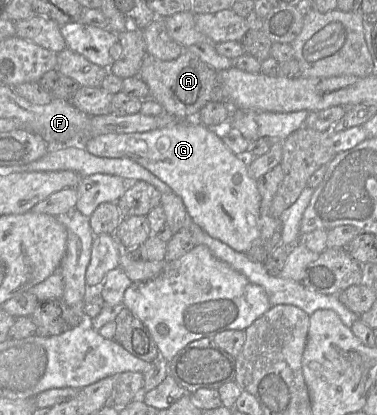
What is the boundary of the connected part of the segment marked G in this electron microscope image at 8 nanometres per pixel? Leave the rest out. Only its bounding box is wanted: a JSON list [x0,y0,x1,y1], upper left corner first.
[83,120,261,253]

